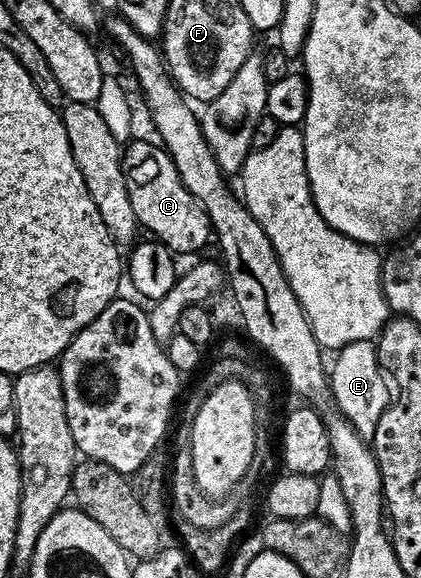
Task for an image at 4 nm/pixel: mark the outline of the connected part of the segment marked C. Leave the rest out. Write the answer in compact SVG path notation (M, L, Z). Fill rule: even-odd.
M130 140L124 146L121 154L121 166L125 172L127 195L131 199L131 211L135 211L138 226L142 230L150 229L153 232L150 234L161 244L168 247L172 253L193 252L200 254L204 245L211 241L211 226L204 207L194 199L191 191L187 191L187 187L183 183L183 179L168 151L156 140L153 140L154 142L137 140Z

